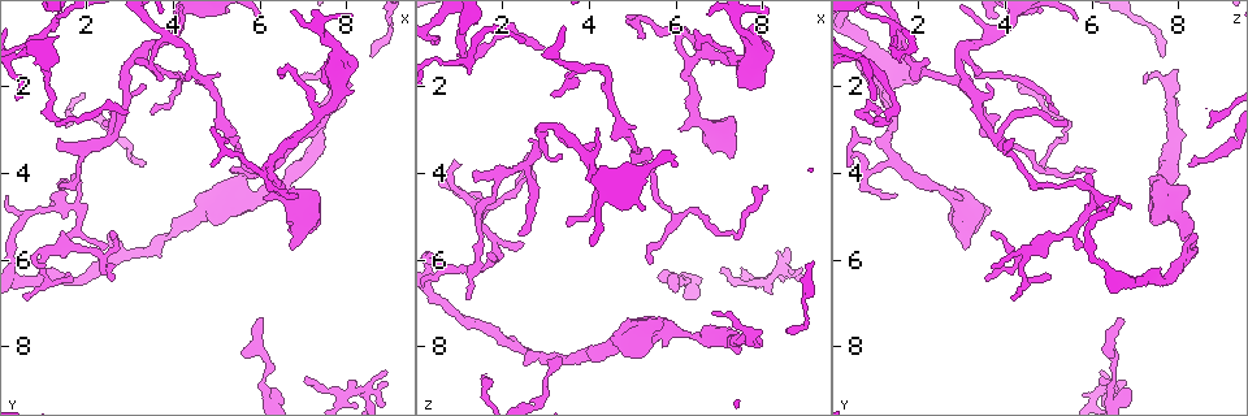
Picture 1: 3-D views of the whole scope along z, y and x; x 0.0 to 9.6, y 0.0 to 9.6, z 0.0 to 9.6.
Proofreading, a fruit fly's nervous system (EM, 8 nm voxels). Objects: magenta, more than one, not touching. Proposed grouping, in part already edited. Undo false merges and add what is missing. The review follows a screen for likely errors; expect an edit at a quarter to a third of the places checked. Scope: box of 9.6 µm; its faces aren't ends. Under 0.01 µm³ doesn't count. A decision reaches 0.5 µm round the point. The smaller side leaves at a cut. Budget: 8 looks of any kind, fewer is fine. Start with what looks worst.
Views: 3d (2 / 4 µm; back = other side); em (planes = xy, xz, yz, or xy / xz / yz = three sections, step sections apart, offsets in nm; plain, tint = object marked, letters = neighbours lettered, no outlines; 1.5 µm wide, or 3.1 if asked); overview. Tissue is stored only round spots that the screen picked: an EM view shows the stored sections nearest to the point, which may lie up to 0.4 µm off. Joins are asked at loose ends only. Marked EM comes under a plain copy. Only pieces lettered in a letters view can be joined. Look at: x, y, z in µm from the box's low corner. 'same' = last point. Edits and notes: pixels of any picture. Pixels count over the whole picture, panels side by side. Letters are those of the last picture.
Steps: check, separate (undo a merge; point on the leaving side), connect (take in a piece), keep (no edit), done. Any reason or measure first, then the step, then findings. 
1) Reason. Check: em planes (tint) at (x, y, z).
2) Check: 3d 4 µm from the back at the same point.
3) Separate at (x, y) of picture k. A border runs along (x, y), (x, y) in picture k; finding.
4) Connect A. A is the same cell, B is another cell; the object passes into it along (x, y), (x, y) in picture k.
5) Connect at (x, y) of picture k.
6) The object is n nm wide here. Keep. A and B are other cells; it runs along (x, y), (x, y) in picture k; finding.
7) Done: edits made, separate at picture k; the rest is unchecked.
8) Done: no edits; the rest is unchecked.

Branch stops here. Check: em planes (letters) at (6.00, 7.30, 6.65).

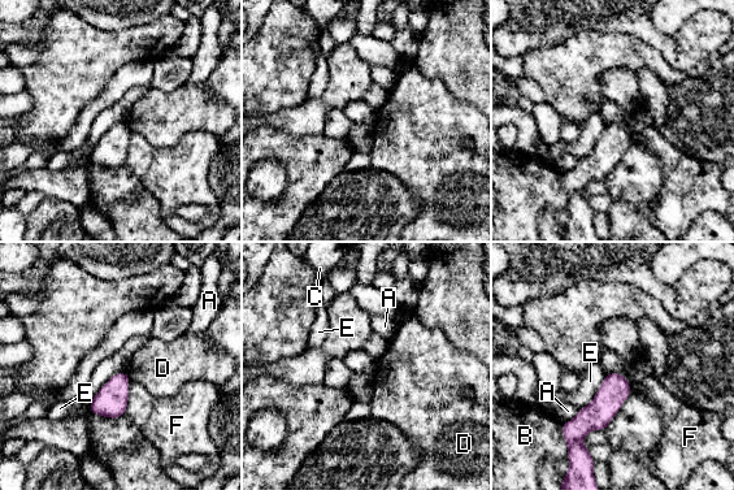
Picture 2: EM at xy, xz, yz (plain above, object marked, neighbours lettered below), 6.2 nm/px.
Keep. A, B, C, D, E and F are other cells; a border runs along (125, 372), (130, 381) in picture 2; none of them fits.

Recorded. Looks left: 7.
Free end. Check: 3d 2 µm from the back at (2.55, 5.45, 3.75).

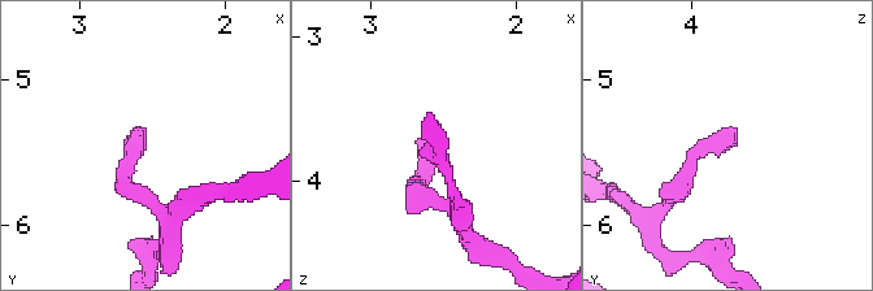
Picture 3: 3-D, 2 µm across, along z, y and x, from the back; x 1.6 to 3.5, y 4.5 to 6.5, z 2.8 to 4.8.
Check: em xy step 4 (tint) at (2.56, 5.42, 3.68).

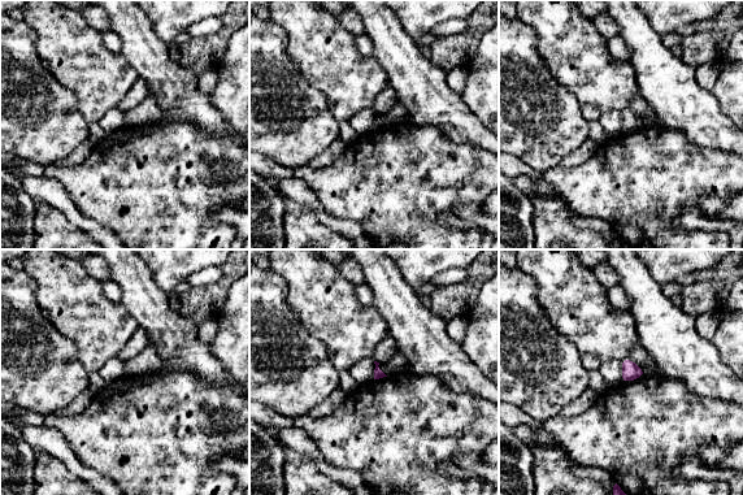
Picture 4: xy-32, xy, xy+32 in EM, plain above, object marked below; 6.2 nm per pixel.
Check: em planes (letters) at the same point.

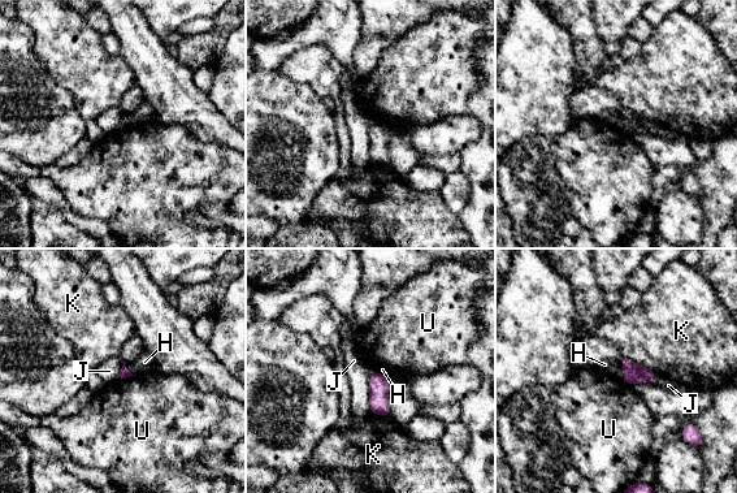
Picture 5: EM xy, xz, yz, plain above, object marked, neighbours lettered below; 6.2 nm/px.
Keep. H, J, K and U are other cells; a border runs along (372, 371), (369, 376), (369, 411) in picture 5; none of them fits.

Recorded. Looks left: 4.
Tapers out. Check: em xy step 8 (letters) at (8.90, 8.60, 6.15).

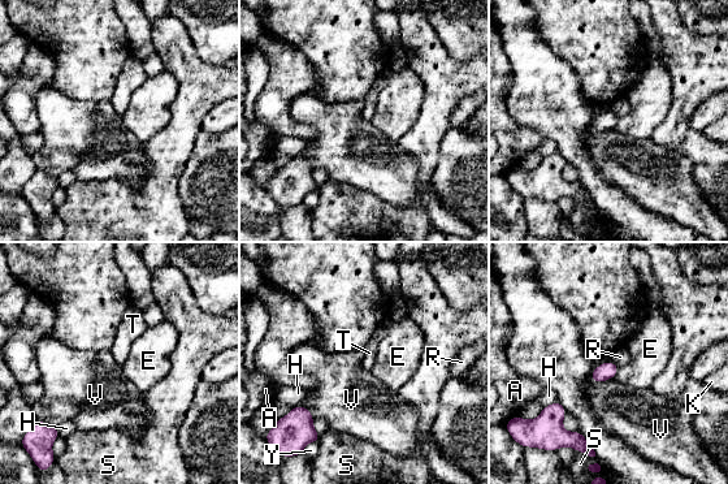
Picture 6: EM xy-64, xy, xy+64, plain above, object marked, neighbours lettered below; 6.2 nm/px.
Check: em yz step 4 (letters) at the same point.

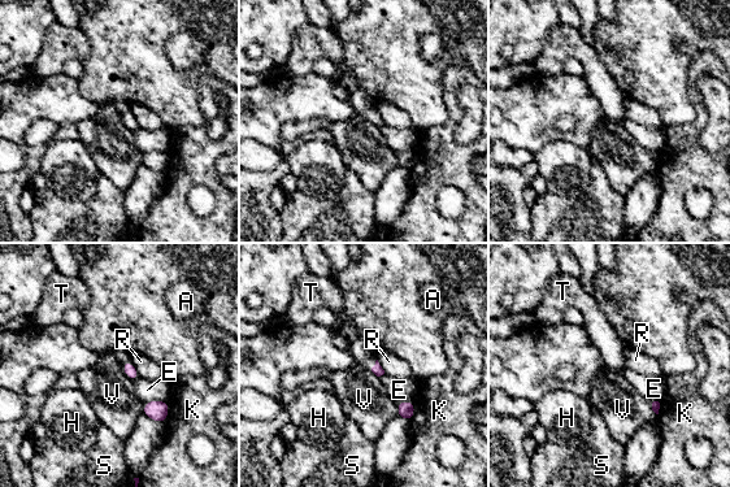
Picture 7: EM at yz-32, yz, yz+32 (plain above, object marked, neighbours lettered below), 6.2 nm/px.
Connect T. T is the same cell, A, E, H, K, R, S and V are other cells; the neuron continues.

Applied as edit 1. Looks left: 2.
Free end. Check: em planes (letters) at (2.40, 5.75, 5.65).

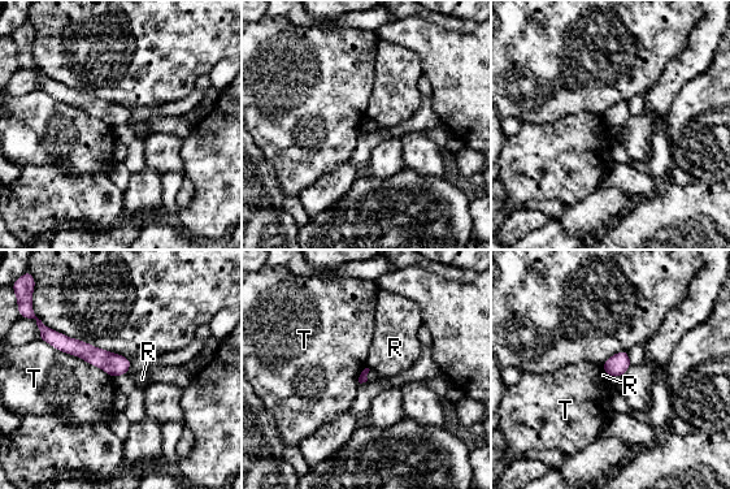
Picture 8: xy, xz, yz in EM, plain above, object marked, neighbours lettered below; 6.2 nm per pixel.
Keep. R and T are other cells; a border runs along (39, 338), (98, 366), (113, 379) in picture 8; no lettered piece goes on from it.

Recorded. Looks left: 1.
Done: edits made, connect at picture 7; the rest is unchecked.

